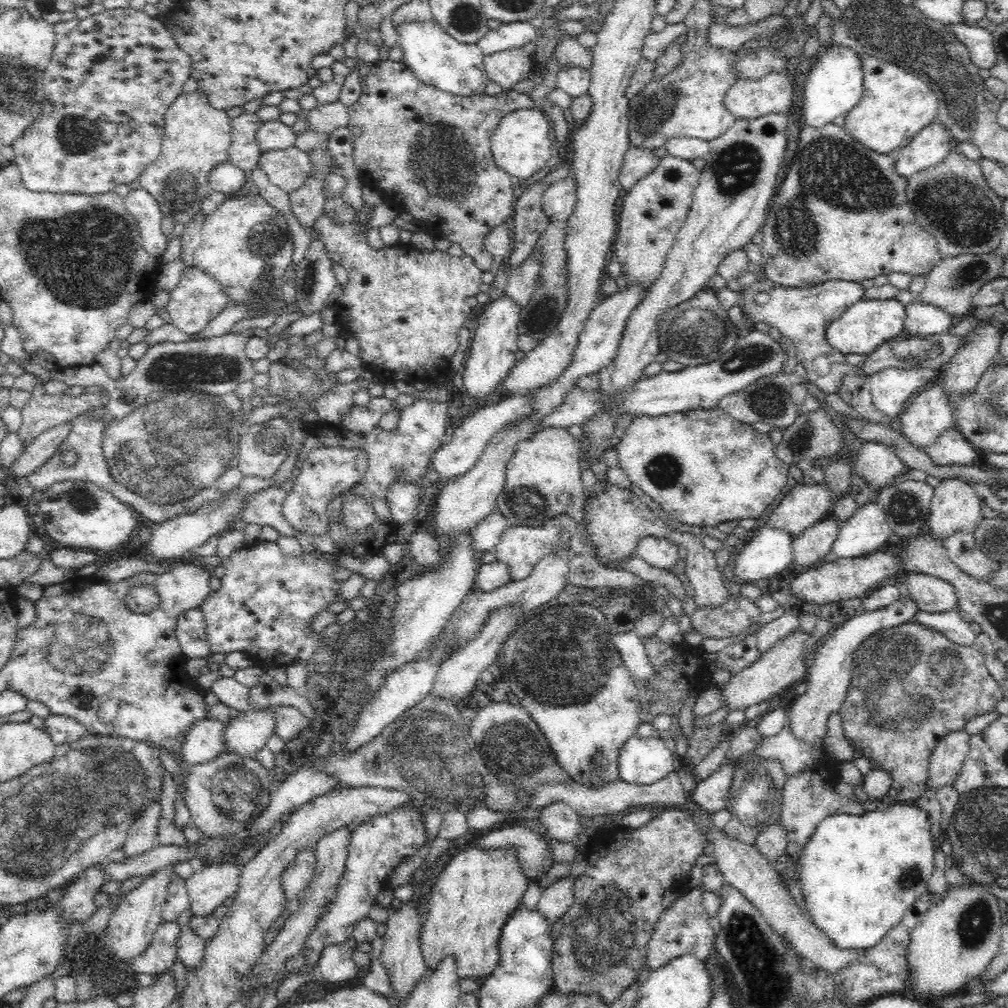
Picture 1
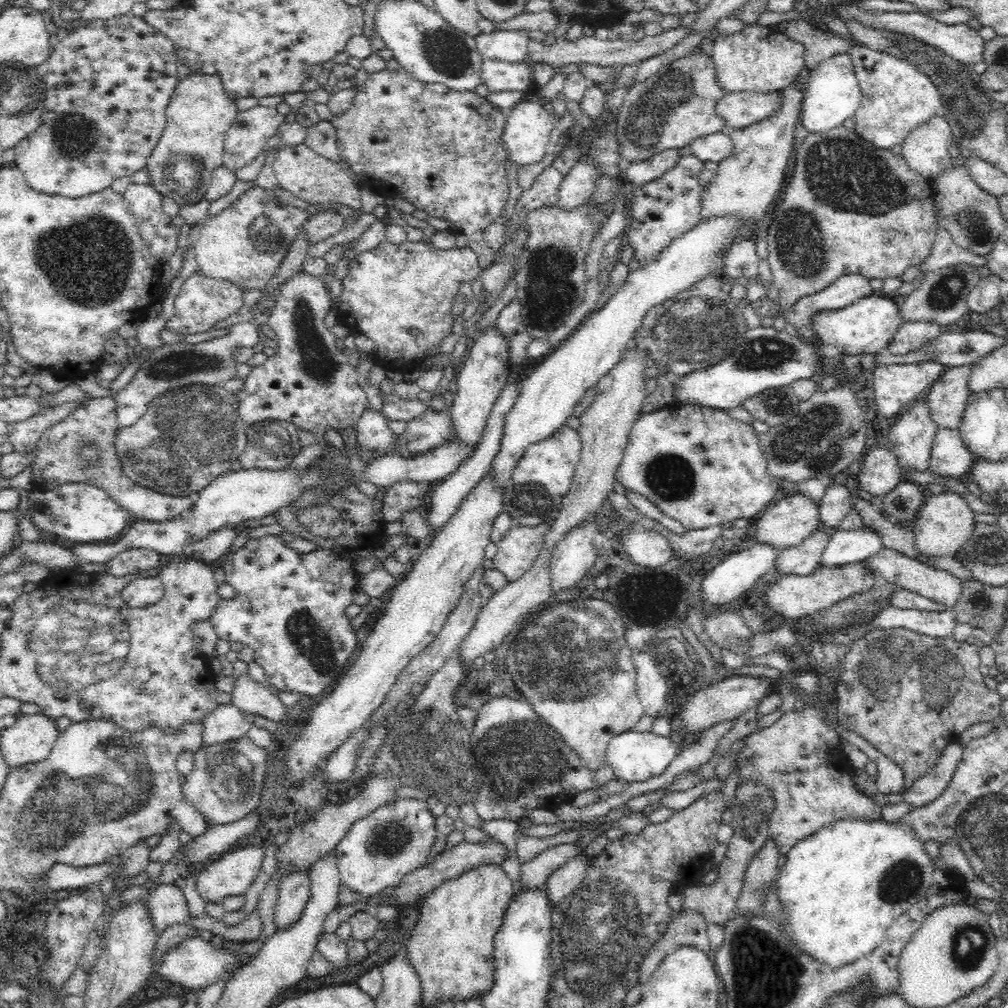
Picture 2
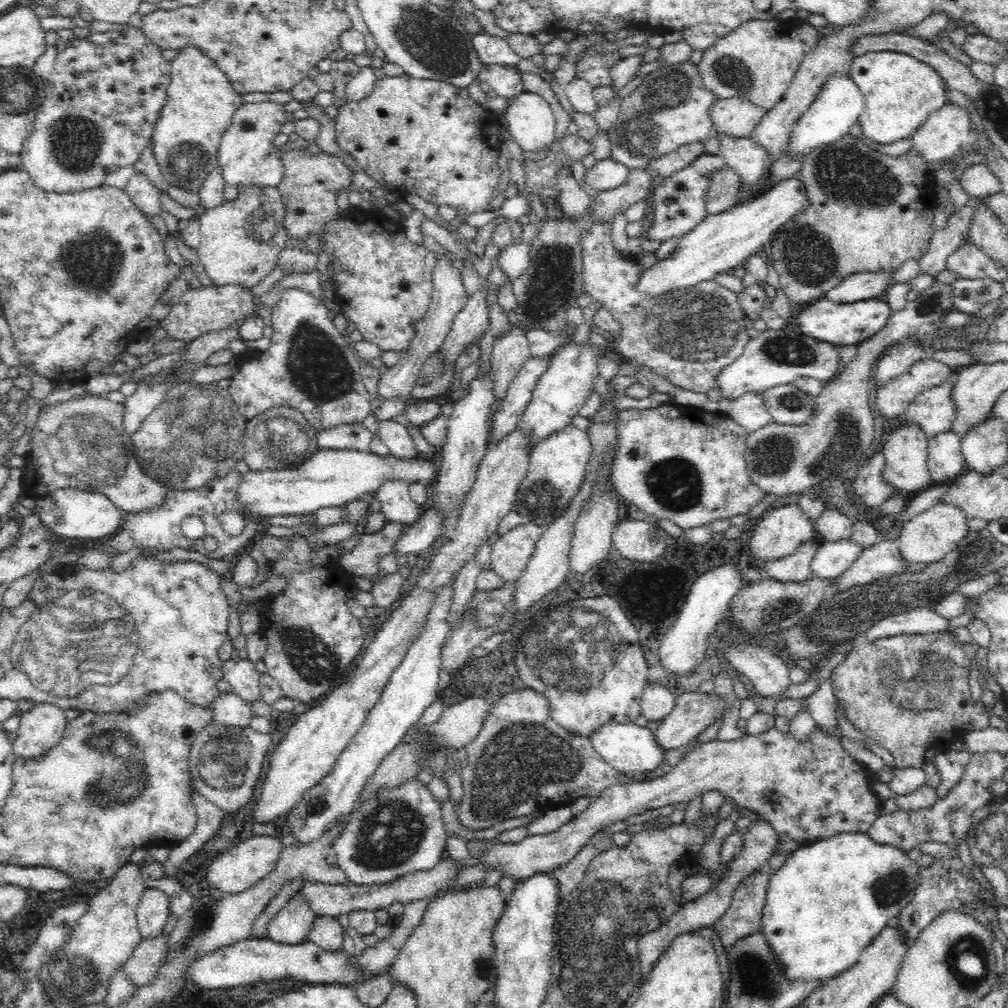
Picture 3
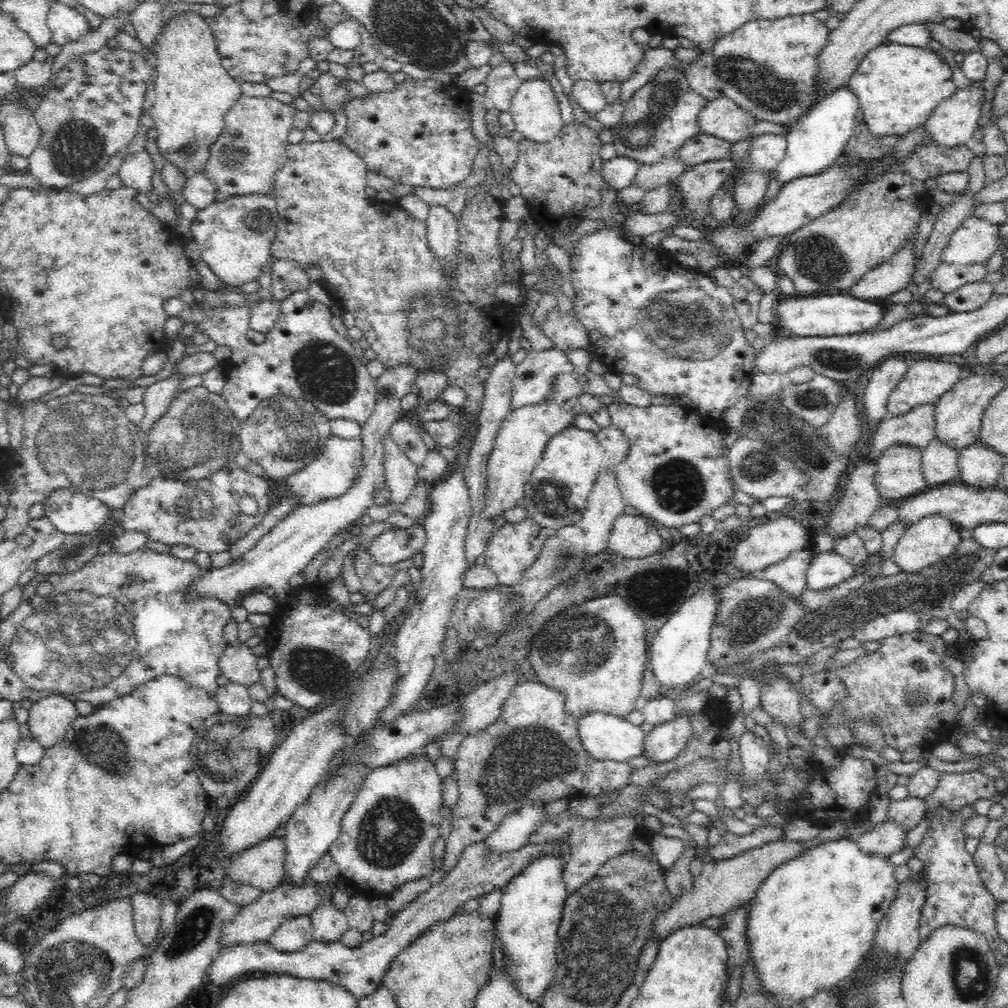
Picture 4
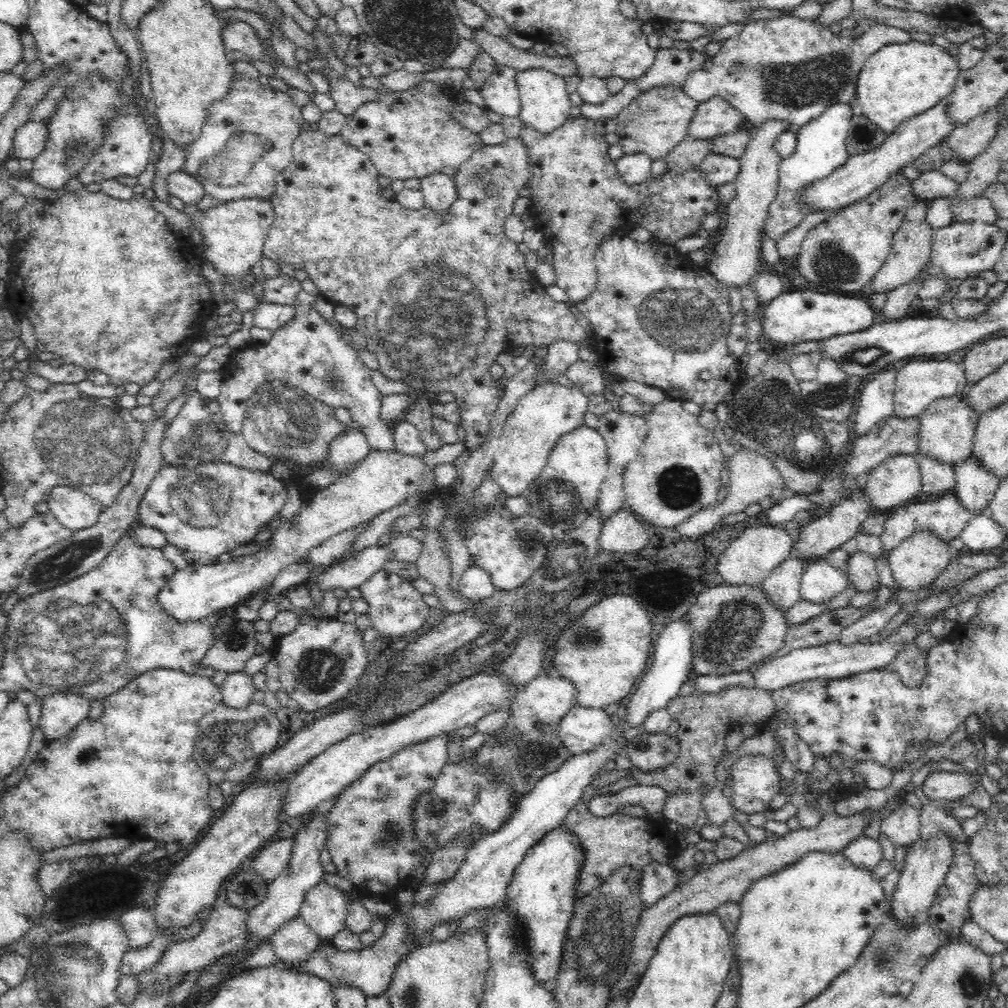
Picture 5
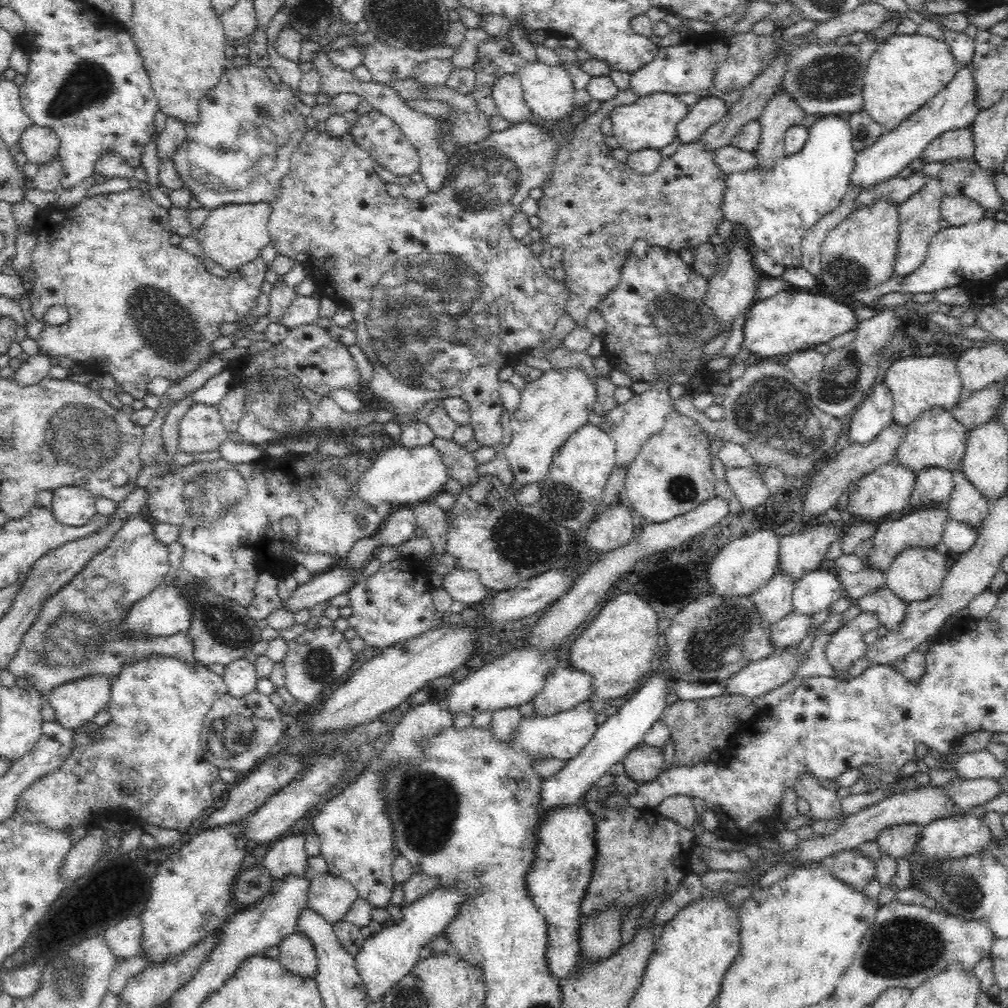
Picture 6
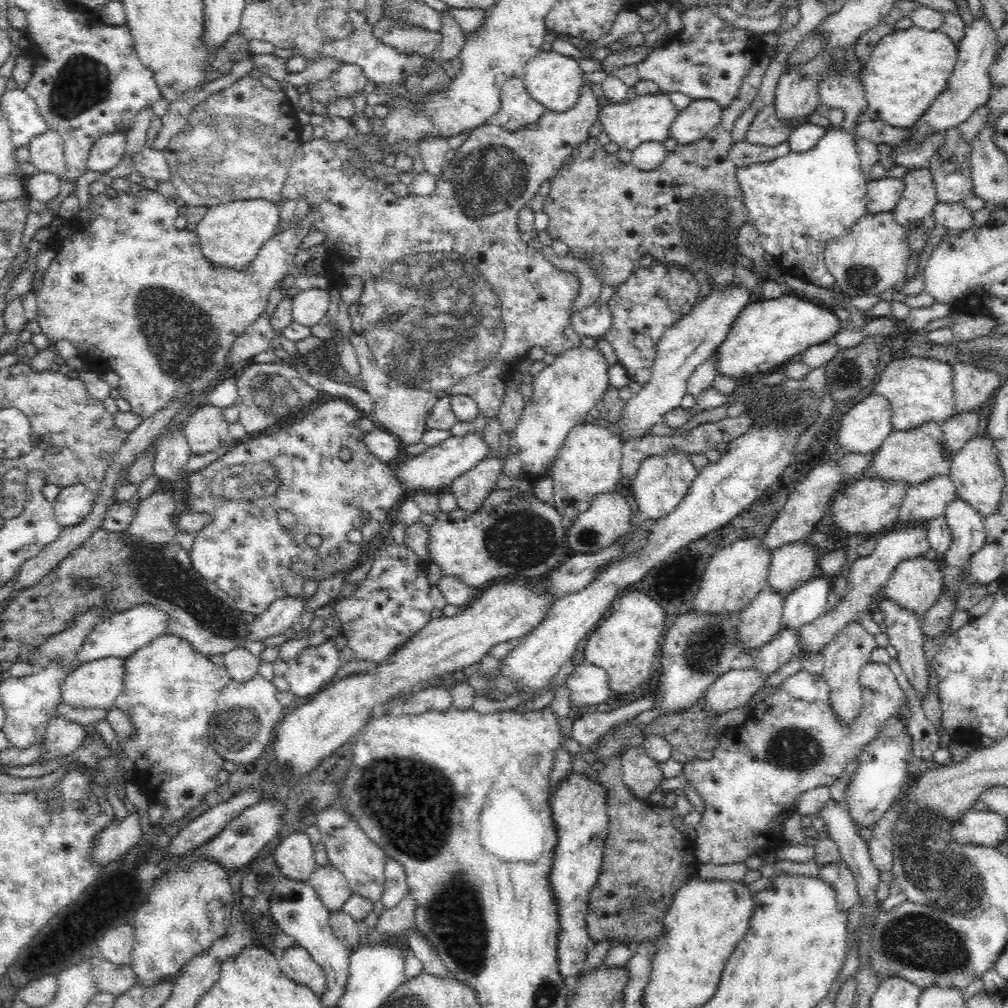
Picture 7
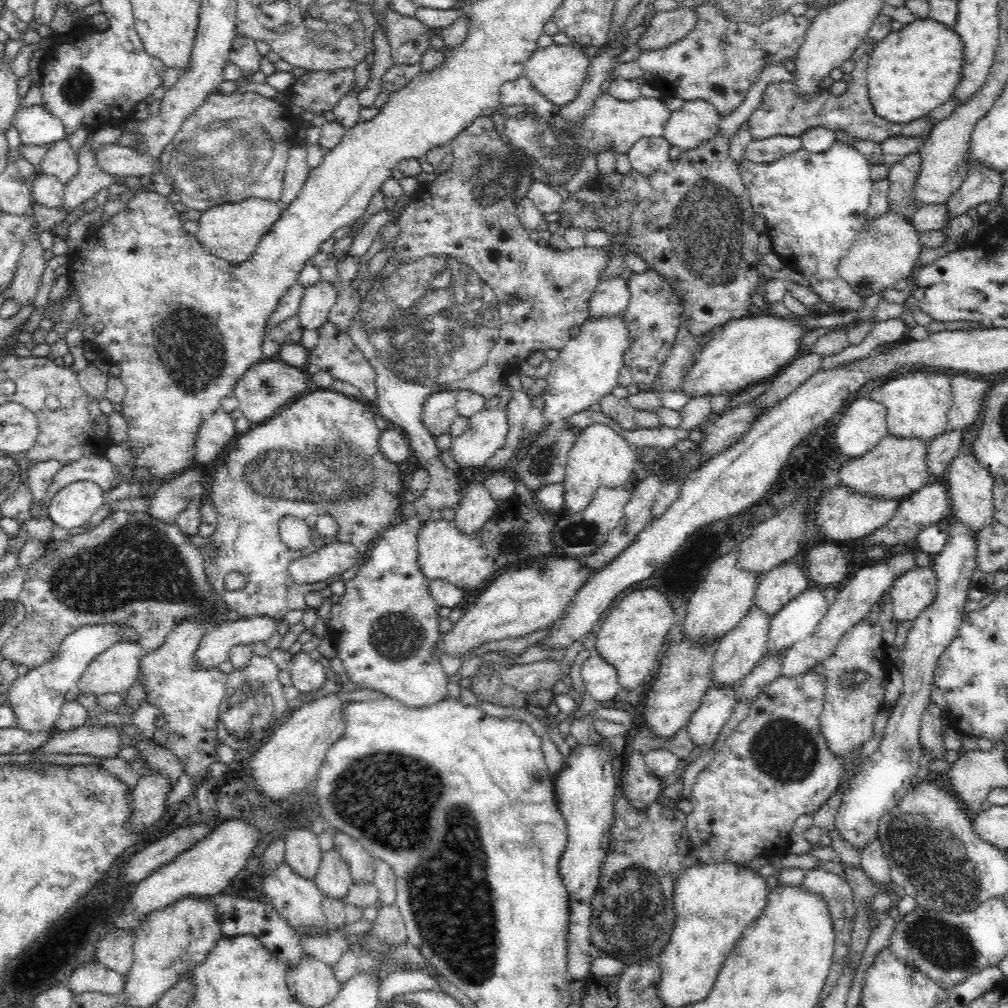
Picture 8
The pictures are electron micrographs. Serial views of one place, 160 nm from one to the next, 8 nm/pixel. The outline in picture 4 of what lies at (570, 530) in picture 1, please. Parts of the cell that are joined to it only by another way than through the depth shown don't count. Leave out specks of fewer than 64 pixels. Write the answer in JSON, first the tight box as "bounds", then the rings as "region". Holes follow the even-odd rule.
{"bounds":[485,517,554,586],"region":[[[528,517],[519,523],[504,523],[503,526],[493,530],[493,534],[485,546],[486,566],[496,574],[500,585],[514,586],[533,566],[546,540],[554,535],[553,529],[544,528]]]}

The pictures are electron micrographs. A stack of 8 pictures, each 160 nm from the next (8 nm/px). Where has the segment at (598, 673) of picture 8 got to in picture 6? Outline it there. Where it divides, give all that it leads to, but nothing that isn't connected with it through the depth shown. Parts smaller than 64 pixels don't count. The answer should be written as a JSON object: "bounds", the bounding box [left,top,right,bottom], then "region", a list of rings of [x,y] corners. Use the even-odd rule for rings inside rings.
{"bounds":[529,667,593,717],"region":[[[557,667],[546,674],[541,692],[529,703],[532,704],[532,717],[549,717],[570,710],[586,698],[593,699],[592,677],[572,668]]]}

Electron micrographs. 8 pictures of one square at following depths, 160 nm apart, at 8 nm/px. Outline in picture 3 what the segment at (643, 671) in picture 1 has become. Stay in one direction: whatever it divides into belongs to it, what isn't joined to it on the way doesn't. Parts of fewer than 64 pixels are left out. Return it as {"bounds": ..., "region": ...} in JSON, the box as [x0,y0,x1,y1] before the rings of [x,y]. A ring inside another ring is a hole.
{"bounds":[639,680,675,721],"region":[[[647,680],[639,702],[642,716],[648,721],[661,721],[670,714],[674,706],[675,697],[667,686]]]}

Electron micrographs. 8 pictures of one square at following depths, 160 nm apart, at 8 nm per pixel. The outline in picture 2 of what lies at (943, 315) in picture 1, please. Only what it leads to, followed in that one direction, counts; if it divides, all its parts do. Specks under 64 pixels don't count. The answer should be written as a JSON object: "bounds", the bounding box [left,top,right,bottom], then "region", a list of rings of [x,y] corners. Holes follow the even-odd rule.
{"bounds":[887,322,941,355],"region":[[[904,322],[887,351],[895,355],[906,355],[919,350],[925,342],[937,338],[940,334],[941,327],[934,322]]]}

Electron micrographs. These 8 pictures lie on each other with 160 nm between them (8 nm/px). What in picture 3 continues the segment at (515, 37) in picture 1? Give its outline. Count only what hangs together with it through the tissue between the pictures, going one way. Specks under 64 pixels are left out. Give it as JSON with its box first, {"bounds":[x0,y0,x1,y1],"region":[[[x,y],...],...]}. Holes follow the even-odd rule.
{"bounds":[473,32,520,67],"region":[[[487,32],[473,35],[473,47],[483,65],[502,64],[514,67],[520,60],[507,39],[489,35]]]}

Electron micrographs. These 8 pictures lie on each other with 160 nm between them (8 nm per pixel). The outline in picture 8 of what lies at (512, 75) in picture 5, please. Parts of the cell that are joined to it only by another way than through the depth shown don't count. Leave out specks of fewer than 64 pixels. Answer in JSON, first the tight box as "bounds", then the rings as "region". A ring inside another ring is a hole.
{"bounds":[492,75,671,186],"region":[[[522,75],[516,80],[503,84],[498,110],[492,116],[493,124],[502,135],[502,140],[506,139],[512,150],[519,150],[517,153],[523,154],[525,163],[534,173],[535,180],[544,182],[549,186],[567,182],[573,175],[578,174],[578,170],[582,170],[582,166],[586,166],[586,162],[590,162],[590,158],[598,158],[598,154],[606,154],[606,150],[612,150],[616,155],[624,154],[632,148],[633,144],[638,142],[639,138],[662,137],[671,115],[671,110],[662,98],[645,98],[642,95],[634,101],[622,102],[614,99],[610,94],[602,94],[587,112],[586,122],[579,125],[574,125],[566,117],[562,117],[560,120],[562,108],[564,106],[558,106],[539,94],[530,80]]]}

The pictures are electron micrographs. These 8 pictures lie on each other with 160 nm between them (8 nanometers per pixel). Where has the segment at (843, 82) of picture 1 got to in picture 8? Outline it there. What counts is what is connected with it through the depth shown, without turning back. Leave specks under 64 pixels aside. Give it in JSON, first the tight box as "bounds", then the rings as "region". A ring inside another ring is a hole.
{"bounds":[739,139,875,313],"region":[[[839,139],[822,153],[811,153],[800,148],[768,164],[758,164],[746,159],[739,162],[739,173],[748,189],[753,211],[765,220],[765,233],[771,240],[772,252],[780,257],[784,268],[791,268],[802,274],[810,283],[812,291],[829,302],[839,313],[856,312],[862,306],[863,297],[851,290],[849,284],[838,275],[837,267],[838,260],[852,246],[854,236],[869,219],[867,210],[875,183],[870,177],[871,168],[856,147]]]}

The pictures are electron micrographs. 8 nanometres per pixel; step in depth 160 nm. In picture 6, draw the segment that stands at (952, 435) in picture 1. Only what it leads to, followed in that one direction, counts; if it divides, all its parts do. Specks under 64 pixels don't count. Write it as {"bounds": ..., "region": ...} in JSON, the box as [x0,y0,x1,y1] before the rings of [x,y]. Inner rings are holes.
{"bounds":[912,467,955,506],"region":[[[930,467],[920,470],[916,478],[916,486],[912,490],[912,506],[926,504],[926,502],[944,502],[948,500],[955,482],[953,481],[953,471],[940,467]]]}

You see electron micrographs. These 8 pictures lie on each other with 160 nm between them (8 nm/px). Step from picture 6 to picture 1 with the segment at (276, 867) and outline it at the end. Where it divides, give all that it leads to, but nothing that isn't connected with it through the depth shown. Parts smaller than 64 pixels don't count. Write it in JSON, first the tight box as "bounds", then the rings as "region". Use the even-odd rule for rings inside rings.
{"bounds":[185,862,241,916],"region":[[[230,862],[201,866],[185,880],[189,910],[193,916],[207,916],[224,905],[241,880],[241,867]]]}

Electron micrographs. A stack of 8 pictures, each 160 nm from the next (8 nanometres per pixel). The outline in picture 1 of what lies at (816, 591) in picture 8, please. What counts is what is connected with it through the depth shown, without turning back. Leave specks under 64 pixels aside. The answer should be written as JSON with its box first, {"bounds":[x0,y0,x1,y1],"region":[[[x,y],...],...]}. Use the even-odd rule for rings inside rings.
{"bounds":[831,501,892,558],"region":[[[877,501],[864,503],[848,520],[840,521],[839,533],[833,542],[831,554],[836,558],[856,558],[880,551],[889,546],[888,538],[892,536],[886,513]]]}

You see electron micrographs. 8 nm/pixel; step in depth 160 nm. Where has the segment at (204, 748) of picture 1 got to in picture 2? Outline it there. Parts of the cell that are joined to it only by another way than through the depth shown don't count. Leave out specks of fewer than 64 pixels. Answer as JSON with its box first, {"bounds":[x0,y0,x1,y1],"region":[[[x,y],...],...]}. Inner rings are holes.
{"bounds":[200,702,252,746],"region":[[[231,702],[218,705],[200,720],[202,722],[202,746],[227,743],[246,736],[252,723],[243,716],[242,710]]]}

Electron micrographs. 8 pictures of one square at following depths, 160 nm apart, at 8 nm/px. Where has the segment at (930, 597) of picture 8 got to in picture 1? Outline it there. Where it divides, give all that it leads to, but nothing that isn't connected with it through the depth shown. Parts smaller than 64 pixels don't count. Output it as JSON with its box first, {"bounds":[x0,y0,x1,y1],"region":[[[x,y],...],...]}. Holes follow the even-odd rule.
{"bounds":[927,478,982,538],"region":[[[942,478],[934,487],[931,500],[930,514],[927,519],[929,534],[933,538],[946,538],[956,532],[973,533],[977,523],[981,519],[982,499],[976,495],[973,483],[966,482],[961,478]]]}

